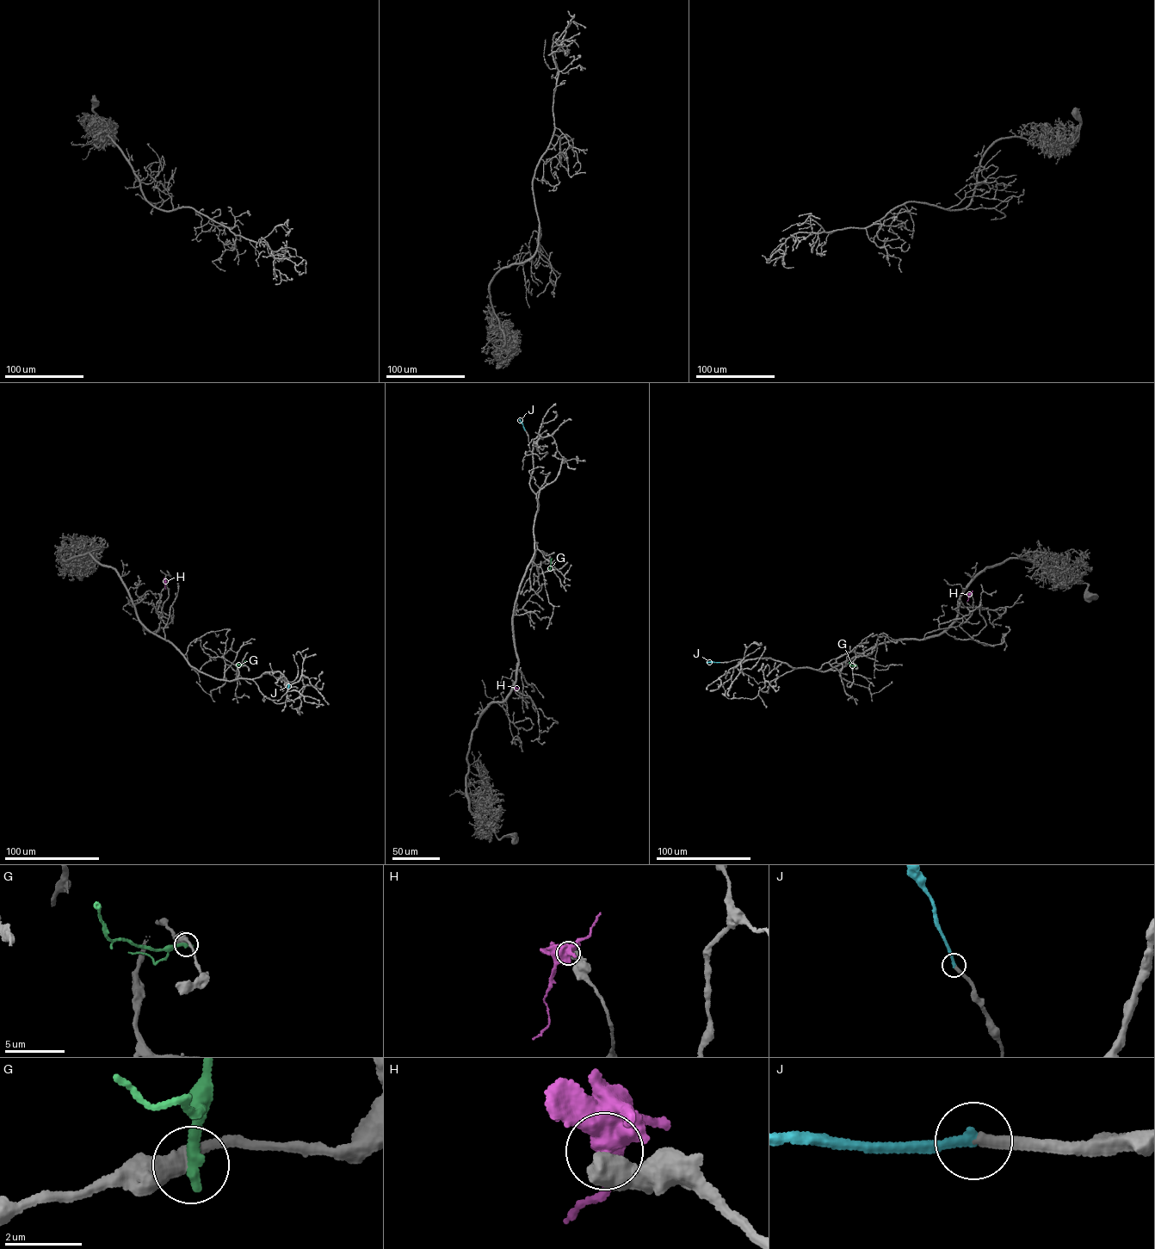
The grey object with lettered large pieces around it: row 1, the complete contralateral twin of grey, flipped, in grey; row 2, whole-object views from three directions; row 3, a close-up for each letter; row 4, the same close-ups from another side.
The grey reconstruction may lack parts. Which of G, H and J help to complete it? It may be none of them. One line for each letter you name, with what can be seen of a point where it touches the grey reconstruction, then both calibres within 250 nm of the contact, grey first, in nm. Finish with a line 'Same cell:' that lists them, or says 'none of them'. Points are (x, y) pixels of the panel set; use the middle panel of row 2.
J: (524, 429) | 320/280 nm
Same cell: J

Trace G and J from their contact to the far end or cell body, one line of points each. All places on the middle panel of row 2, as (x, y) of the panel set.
G: (550, 571), (552, 558)
J: (524, 429), (520, 419)

